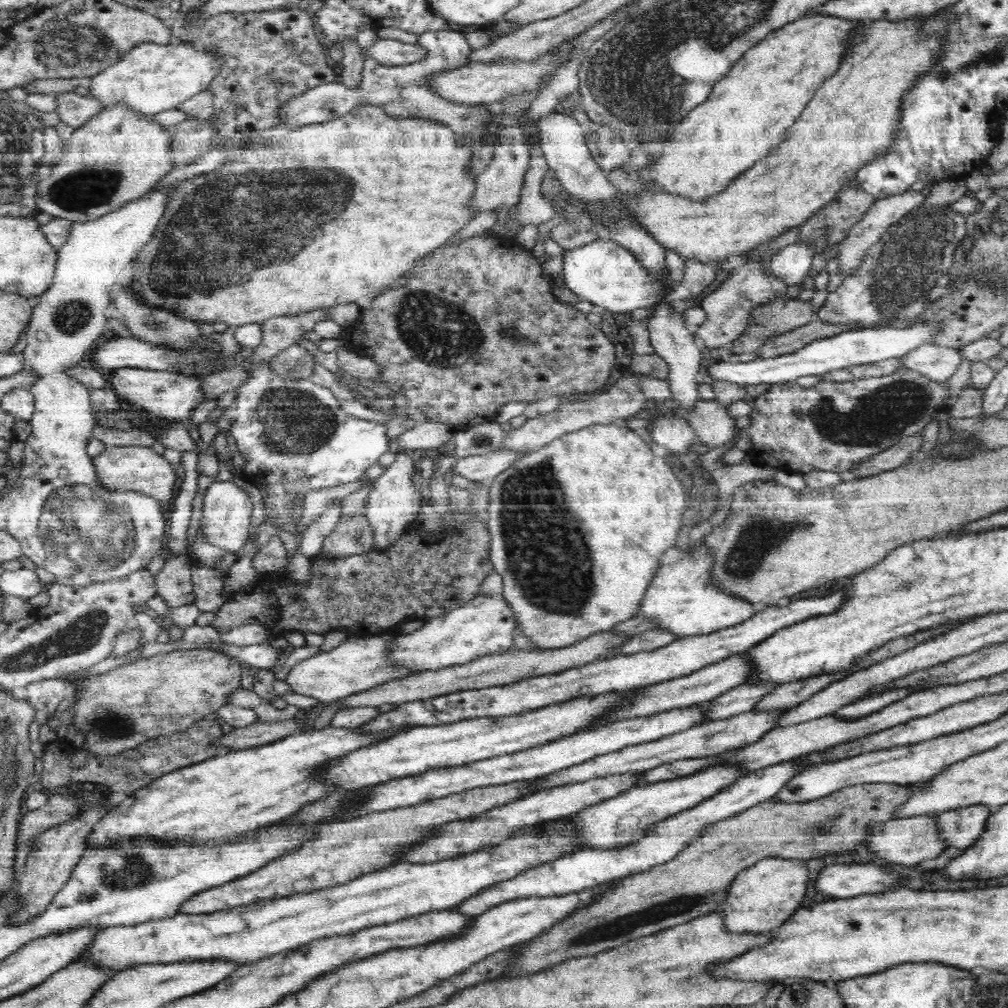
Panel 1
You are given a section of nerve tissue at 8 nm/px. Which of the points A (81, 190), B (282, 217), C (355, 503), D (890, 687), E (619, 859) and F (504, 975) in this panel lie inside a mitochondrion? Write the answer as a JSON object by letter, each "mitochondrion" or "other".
{"A":"mitochondrion","B":"mitochondrion","C":"other","D":"other","E":"other","F":"other"}

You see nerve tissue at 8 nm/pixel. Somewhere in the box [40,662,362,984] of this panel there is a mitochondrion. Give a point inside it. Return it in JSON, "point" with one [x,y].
{"point":[130,873]}

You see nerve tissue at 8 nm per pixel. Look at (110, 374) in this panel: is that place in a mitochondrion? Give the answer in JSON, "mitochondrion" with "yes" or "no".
{"mitochondrion":"no"}

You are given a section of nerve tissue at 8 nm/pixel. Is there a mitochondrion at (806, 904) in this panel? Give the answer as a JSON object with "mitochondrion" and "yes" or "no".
{"mitochondrion":"no"}

